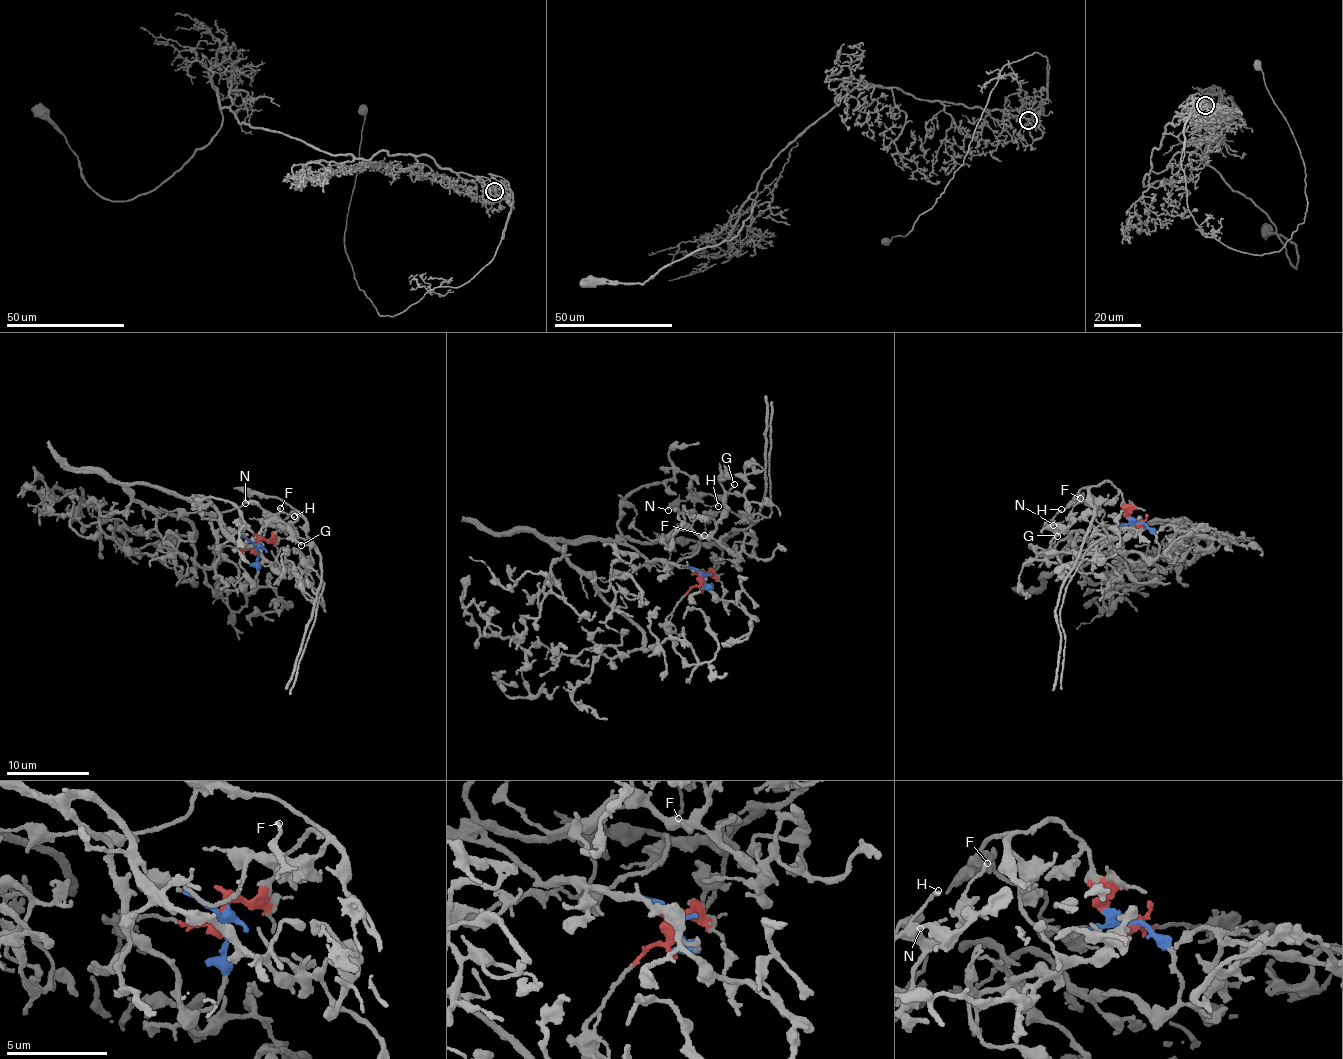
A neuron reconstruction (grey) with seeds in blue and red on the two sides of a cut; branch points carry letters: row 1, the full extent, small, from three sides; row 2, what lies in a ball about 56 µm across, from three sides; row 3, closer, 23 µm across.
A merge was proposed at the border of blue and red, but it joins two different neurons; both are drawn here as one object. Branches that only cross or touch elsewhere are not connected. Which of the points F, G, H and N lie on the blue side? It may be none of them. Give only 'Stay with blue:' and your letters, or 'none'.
Stay with blue: none

